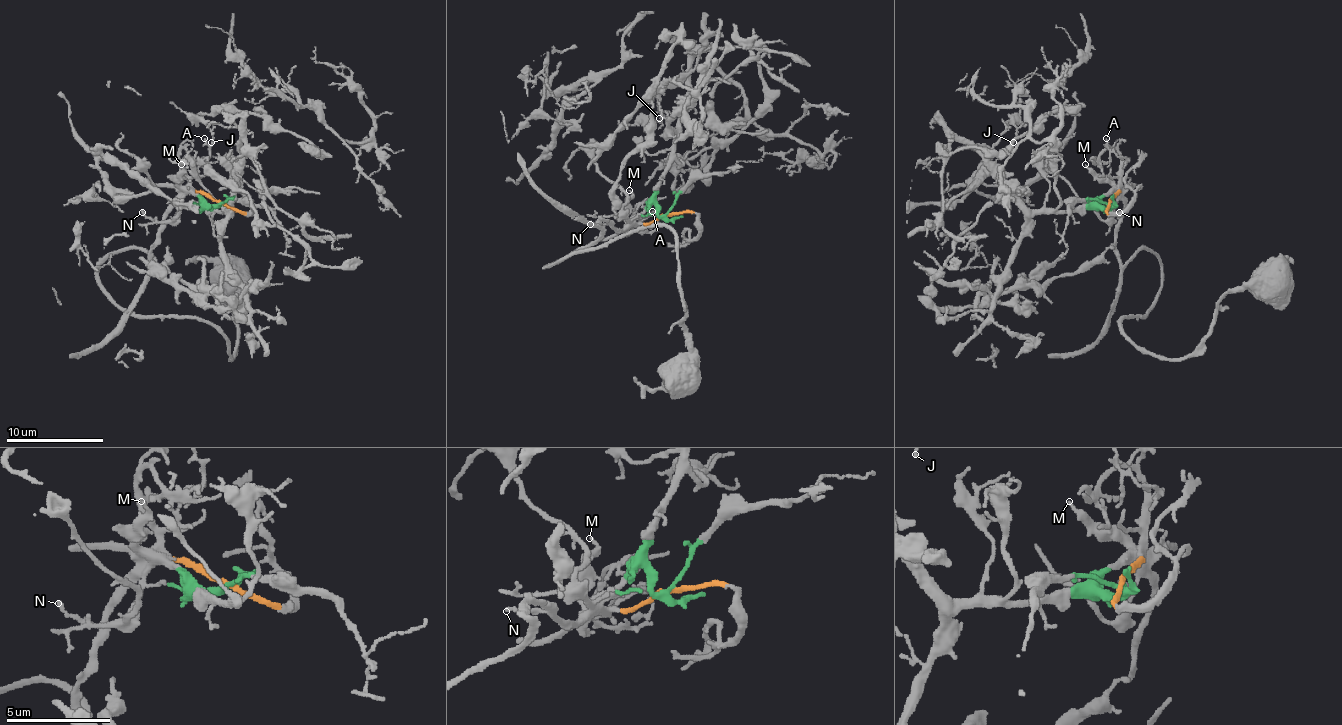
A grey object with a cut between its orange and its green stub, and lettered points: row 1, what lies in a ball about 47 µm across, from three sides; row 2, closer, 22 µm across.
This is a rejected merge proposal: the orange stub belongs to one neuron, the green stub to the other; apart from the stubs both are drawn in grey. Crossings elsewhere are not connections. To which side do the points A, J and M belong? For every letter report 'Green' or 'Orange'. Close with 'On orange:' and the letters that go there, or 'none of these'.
A: Orange
J: Green
M: Green
On orange: A

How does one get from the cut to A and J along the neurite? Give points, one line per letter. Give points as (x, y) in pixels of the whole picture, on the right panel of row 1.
A: (1109, 204), (1119, 191), (1121, 167), (1126, 162), (1116, 155), (1106, 138)
J: (1109, 204), (1048, 211), (1028, 209), (987, 155), (1009, 125), (1009, 121), (1016, 128), (1014, 143)

